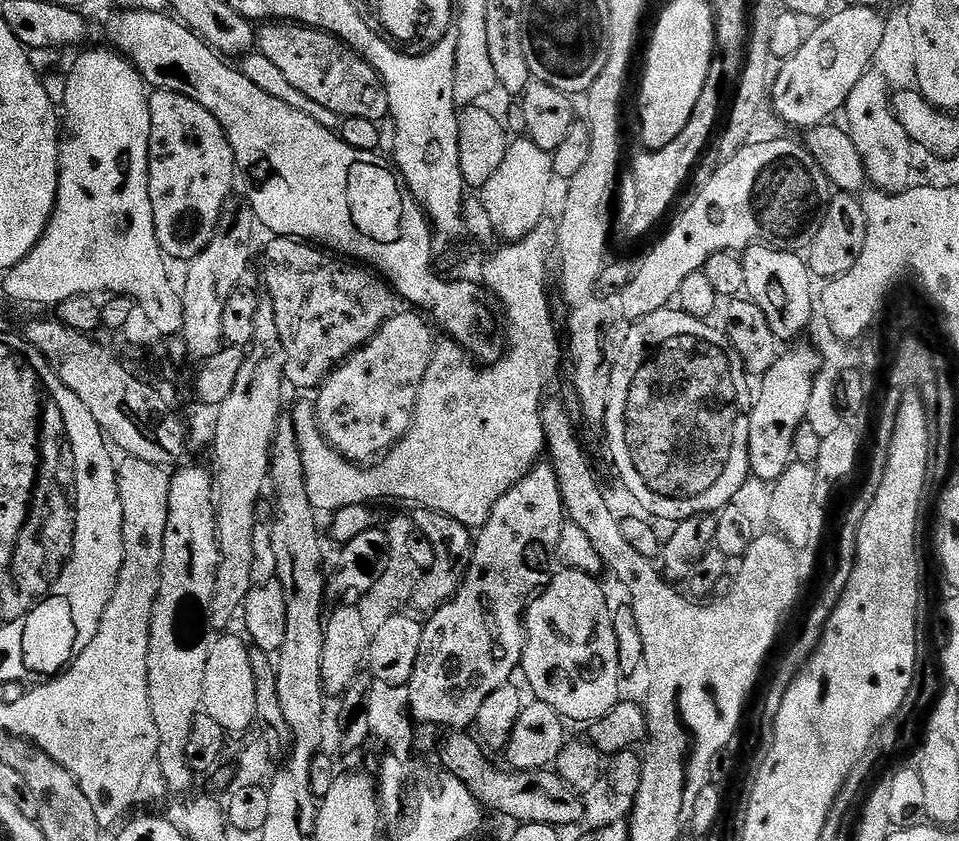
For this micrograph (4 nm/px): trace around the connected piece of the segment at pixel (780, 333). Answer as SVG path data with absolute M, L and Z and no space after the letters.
M753 244L744 249L742 259L746 270L744 292L747 299L755 302L758 310L766 314L766 322L770 322L770 330L774 330L777 340L792 342L803 337L800 335L812 320L812 304L814 308L814 277L808 271L807 259L796 252L783 252L781 248L770 248L766 244Z

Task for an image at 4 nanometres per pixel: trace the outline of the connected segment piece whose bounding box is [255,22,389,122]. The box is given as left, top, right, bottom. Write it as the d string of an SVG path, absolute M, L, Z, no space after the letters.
M268 22L257 31L255 47L282 70L283 76L297 90L314 101L317 109L329 108L336 118L353 116L377 122L389 115L388 95L380 75L363 56L331 32L295 22Z

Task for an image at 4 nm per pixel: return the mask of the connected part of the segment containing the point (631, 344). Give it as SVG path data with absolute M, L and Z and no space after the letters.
M666 307L660 312L635 321L624 337L624 344L615 353L612 377L610 378L610 402L608 403L608 413L604 419L603 431L608 432L608 448L612 451L612 460L616 463L617 474L620 475L618 476L619 483L629 488L637 505L640 508L644 507L649 512L649 514L647 513L649 517L657 516L660 520L679 522L691 516L701 516L704 512L719 513L720 509L725 508L738 494L736 484L744 484L750 480L748 427L751 418L748 414L740 416L740 408L736 405L736 399L739 398L740 392L731 384L732 372L730 369L724 368L724 356L720 353L721 333L719 336L718 333L711 332L707 328L708 326L703 320L696 320L682 311Z

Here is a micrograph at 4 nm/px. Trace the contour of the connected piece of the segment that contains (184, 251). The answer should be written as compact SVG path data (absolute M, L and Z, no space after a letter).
M153 91L148 98L150 106L150 138L148 139L148 189L154 214L154 230L169 261L184 260L190 262L212 241L220 215L225 204L229 203L232 183L237 183L238 169L230 142L222 126L206 110L190 98L173 92Z

